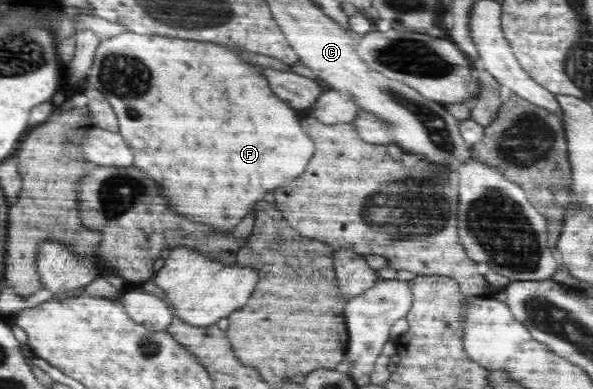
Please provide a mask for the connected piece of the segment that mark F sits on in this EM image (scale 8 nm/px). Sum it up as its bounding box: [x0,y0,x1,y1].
[83,31,316,232]

